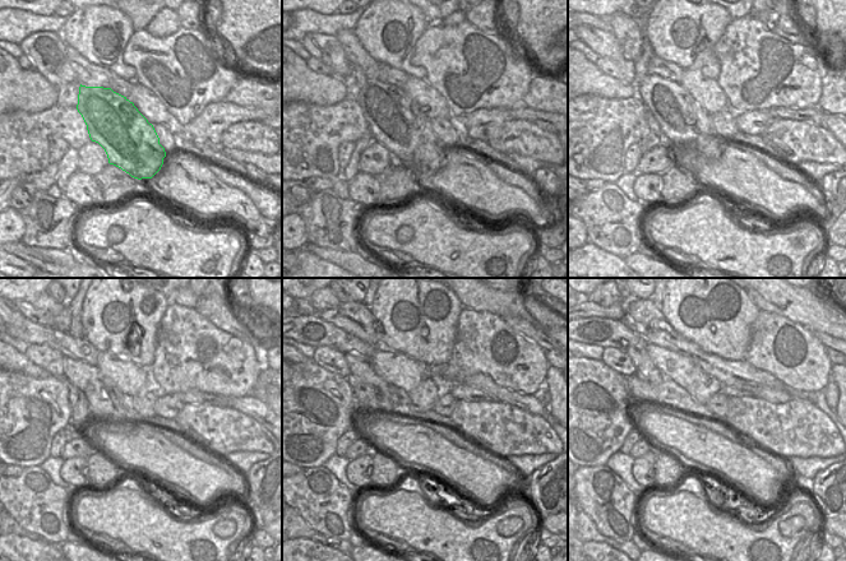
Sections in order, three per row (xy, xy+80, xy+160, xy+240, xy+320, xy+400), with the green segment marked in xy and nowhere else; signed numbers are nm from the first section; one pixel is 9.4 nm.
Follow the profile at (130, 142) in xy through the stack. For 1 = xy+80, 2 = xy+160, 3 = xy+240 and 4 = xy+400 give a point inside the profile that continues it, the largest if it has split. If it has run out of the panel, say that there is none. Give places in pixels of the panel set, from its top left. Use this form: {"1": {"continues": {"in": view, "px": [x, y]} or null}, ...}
{"1": {"continues": {"in": "xy+80", "px": [394, 120]}}, "2": {"continues": {"in": "xy+160", "px": [682, 120]}}, "3": {"continues": {"in": "xy+240", "px": [105, 399]}}, "4": {"continues": {"in": "xy+400", "px": [639, 357]}}}

